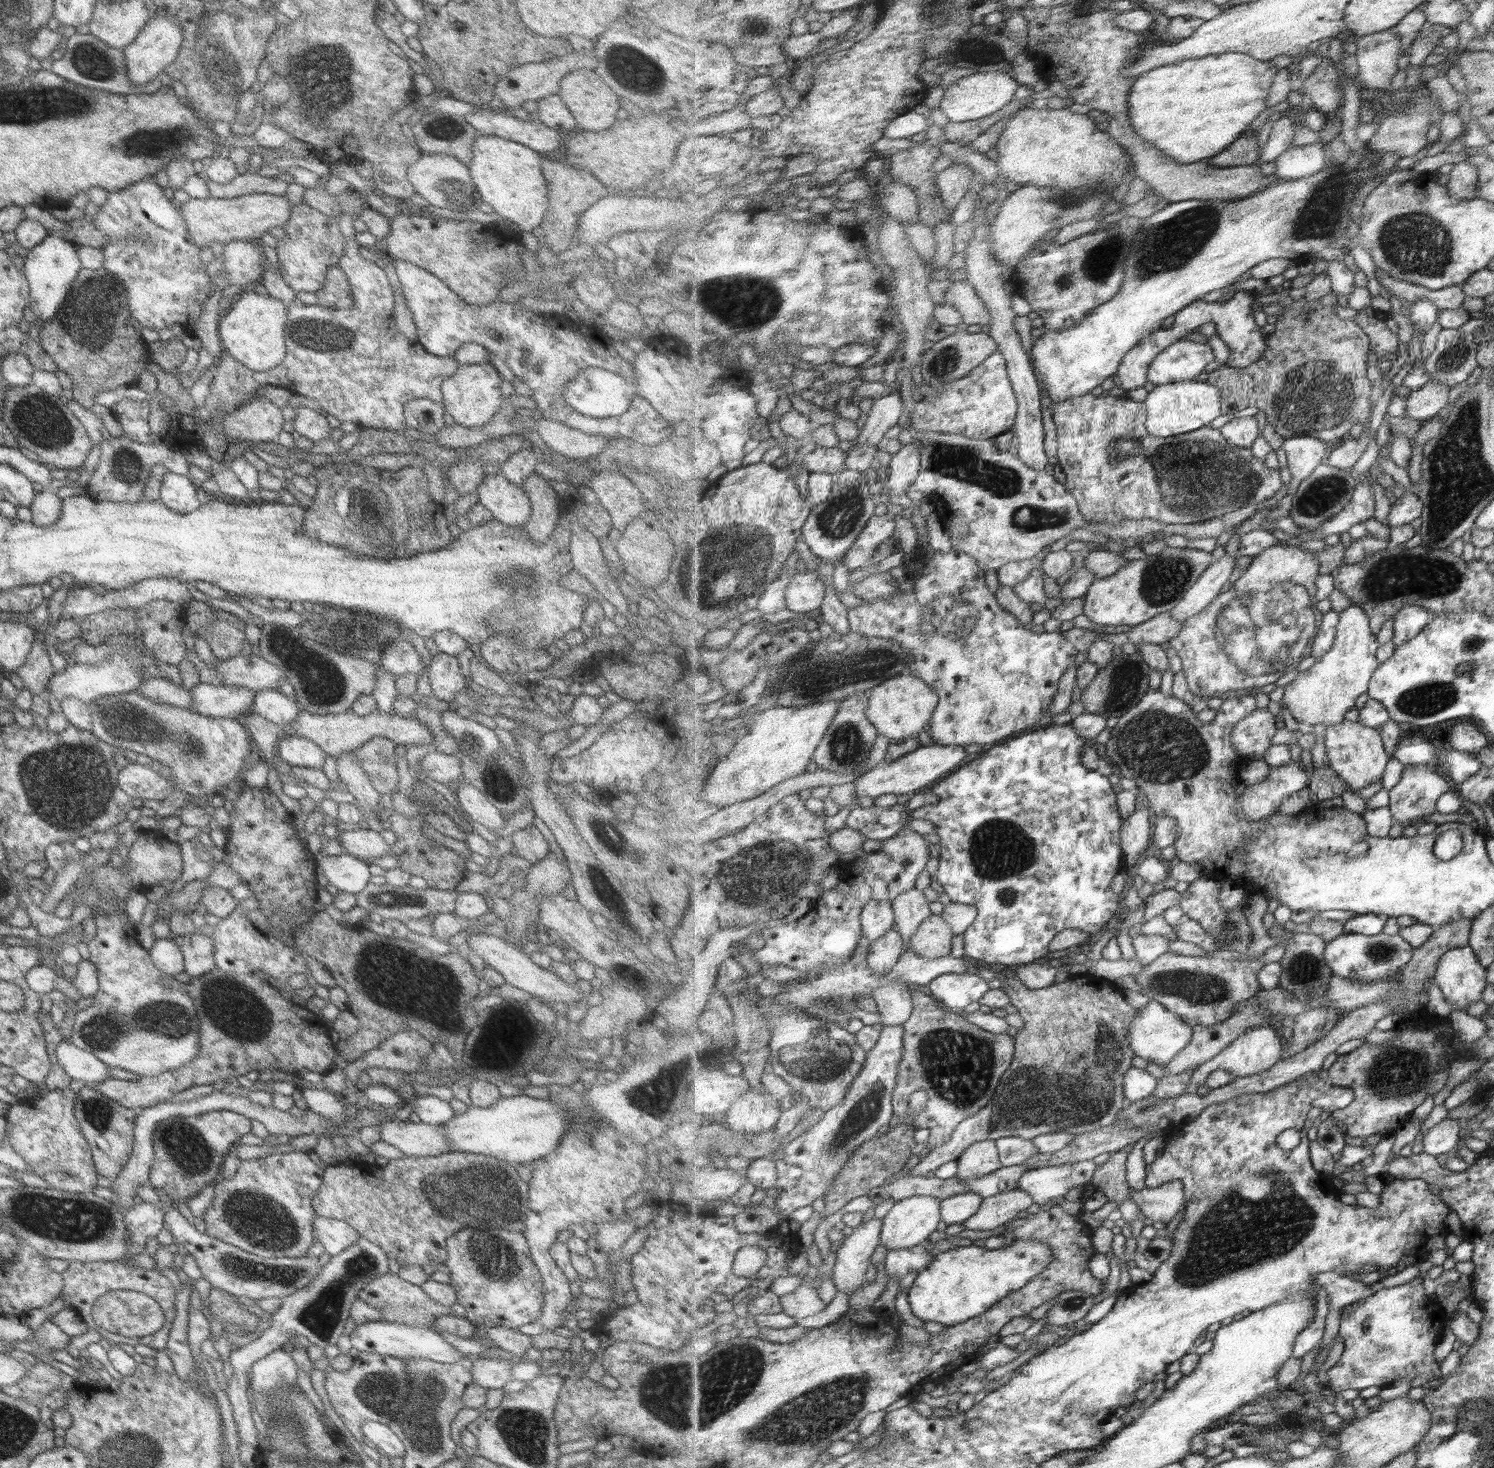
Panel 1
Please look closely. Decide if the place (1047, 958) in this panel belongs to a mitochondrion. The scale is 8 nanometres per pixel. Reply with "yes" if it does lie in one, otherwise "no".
no

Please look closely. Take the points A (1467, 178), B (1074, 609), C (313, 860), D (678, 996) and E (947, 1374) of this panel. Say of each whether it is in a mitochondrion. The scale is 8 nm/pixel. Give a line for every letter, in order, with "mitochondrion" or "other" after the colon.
A: other
B: other
C: other
D: other
E: other

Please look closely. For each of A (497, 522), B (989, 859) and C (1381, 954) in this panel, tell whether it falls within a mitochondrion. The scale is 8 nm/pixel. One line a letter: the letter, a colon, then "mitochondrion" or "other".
A: other
B: mitochondrion
C: mitochondrion

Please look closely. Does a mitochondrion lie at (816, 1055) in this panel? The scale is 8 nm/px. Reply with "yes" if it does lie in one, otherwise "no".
yes

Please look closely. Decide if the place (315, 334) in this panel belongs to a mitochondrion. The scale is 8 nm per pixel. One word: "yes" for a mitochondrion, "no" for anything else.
yes

